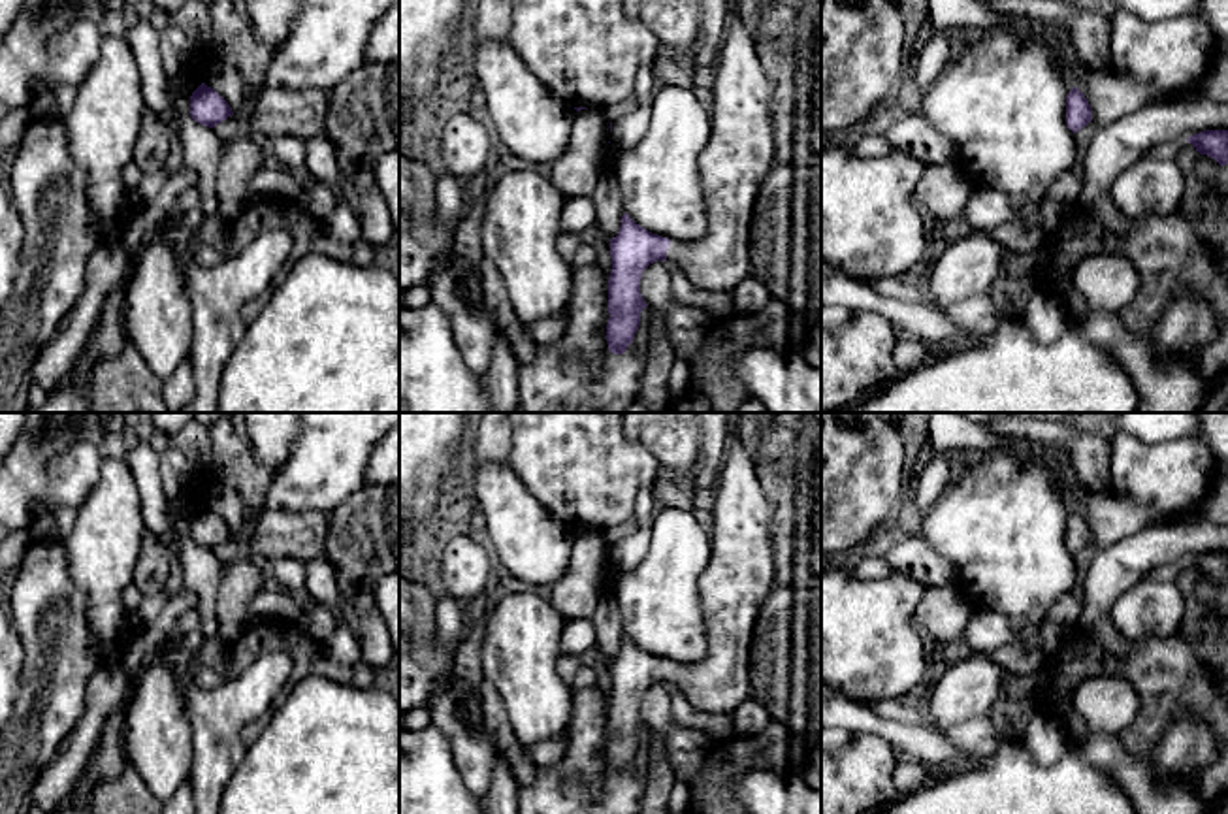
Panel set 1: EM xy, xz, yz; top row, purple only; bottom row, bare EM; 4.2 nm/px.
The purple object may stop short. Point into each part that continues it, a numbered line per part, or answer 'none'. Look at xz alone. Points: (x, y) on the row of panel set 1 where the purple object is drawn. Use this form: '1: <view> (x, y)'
1: xz (739, 155)

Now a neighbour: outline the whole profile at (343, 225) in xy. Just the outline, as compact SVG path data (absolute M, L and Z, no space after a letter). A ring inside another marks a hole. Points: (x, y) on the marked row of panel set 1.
M343 198L337 200L337 205L324 224L328 234L343 243L354 245L358 239L362 239L356 207Z

